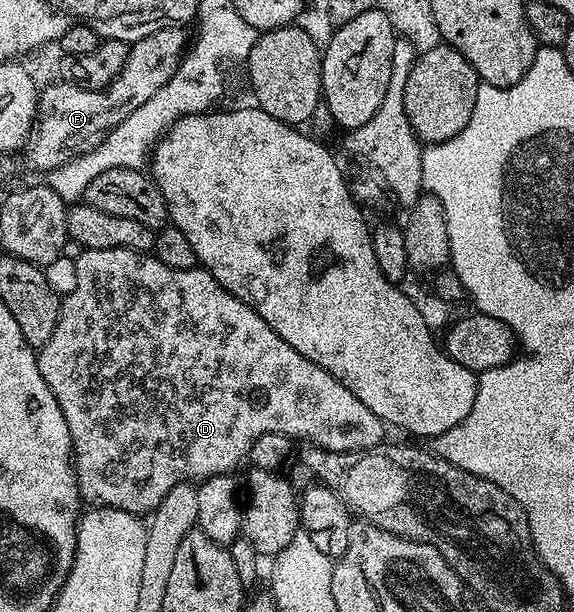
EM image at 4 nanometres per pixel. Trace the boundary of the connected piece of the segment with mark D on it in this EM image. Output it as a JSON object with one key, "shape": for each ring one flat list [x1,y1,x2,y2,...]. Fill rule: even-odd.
{"shape":[[124,246,92,250,83,248,78,252,80,254,75,258,75,287,62,299,57,328,53,328,53,336,49,336,44,346,38,347,37,357,41,376,45,384,49,384,53,396,57,396,57,404,61,404,65,424,69,424,73,465,75,476,79,480,80,495,92,494,96,503,136,516,147,516,155,511,161,500,165,500,169,488,173,488,178,482,232,473,236,469,234,466,250,455,257,436,263,436,265,432,310,440,322,450,333,452,369,450,384,441,385,423,376,414,369,412,369,408,365,408,365,404,361,404,361,400,357,400,357,396,353,396,353,392,349,392,345,384,325,372,325,368,313,364,313,360,305,360,305,356,301,356,297,348,289,348,289,344,285,344,285,340,281,340,281,336,277,336,277,332,273,332,273,328,269,328,269,324,261,320,261,316,249,303,229,293,209,270,169,268,169,264,165,264,160,258,137,250,126,250]]}

